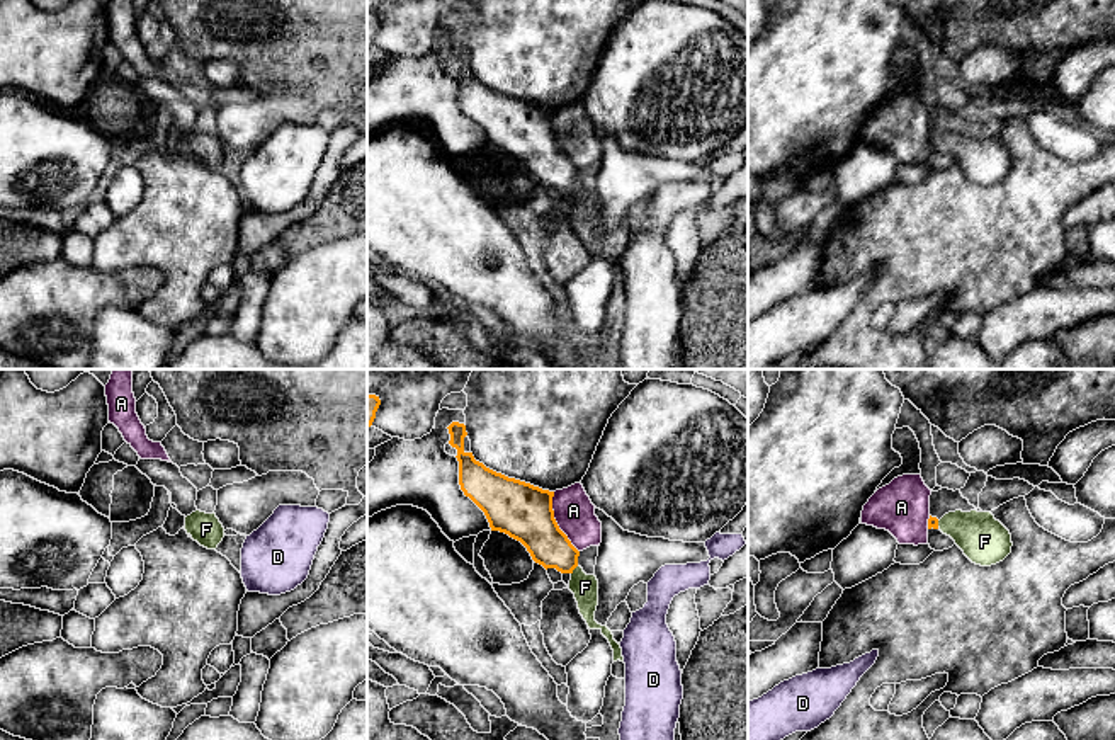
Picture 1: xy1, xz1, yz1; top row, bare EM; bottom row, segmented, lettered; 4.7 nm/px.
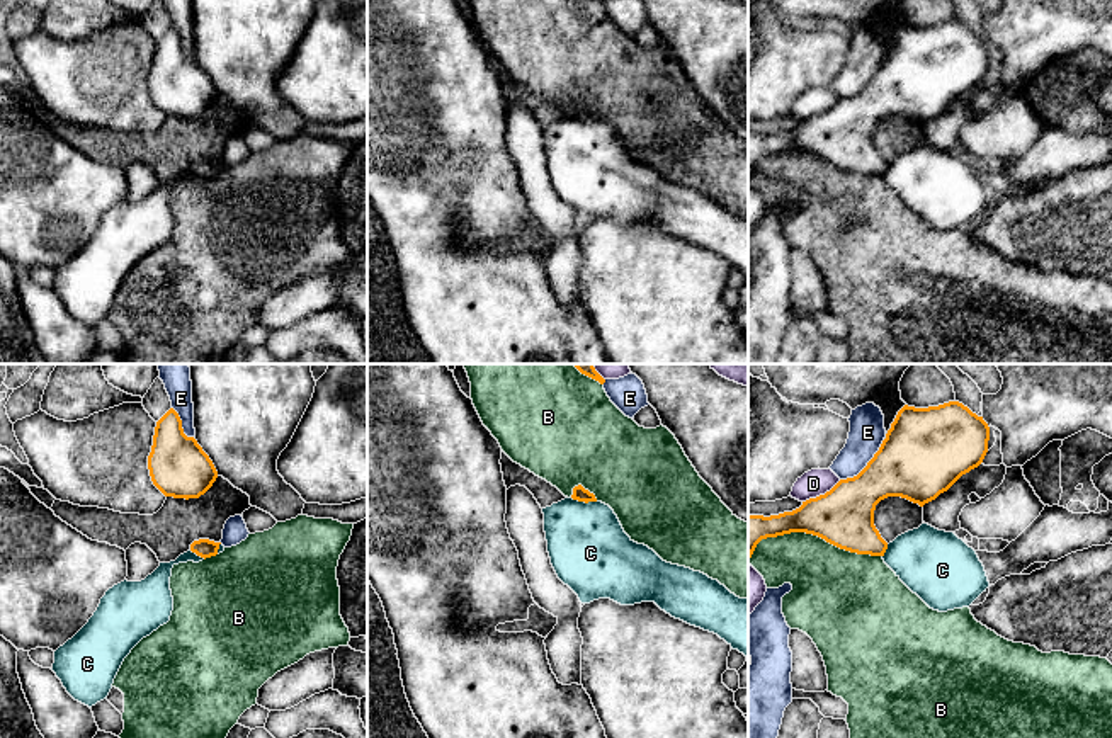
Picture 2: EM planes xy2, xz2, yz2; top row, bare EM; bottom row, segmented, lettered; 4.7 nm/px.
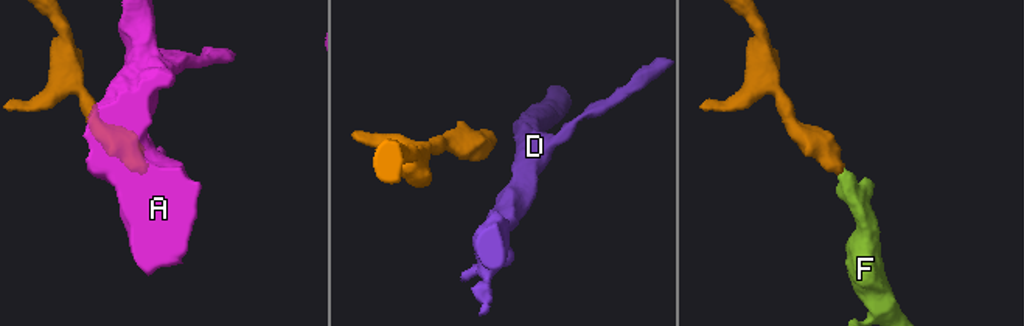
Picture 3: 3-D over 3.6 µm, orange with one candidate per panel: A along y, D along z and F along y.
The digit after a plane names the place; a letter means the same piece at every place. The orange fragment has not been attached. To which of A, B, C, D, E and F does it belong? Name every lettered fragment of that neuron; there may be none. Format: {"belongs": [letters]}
{"belongs": ["F"]}

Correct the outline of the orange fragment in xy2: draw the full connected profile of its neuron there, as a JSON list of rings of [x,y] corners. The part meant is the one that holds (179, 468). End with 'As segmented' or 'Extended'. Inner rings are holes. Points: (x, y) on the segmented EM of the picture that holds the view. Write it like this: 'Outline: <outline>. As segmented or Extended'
Outline: [[[170,408],[155,427],[148,456],[153,485],[173,498],[199,498],[218,478],[218,471],[194,437],[187,437],[179,413]]]. As segmented

